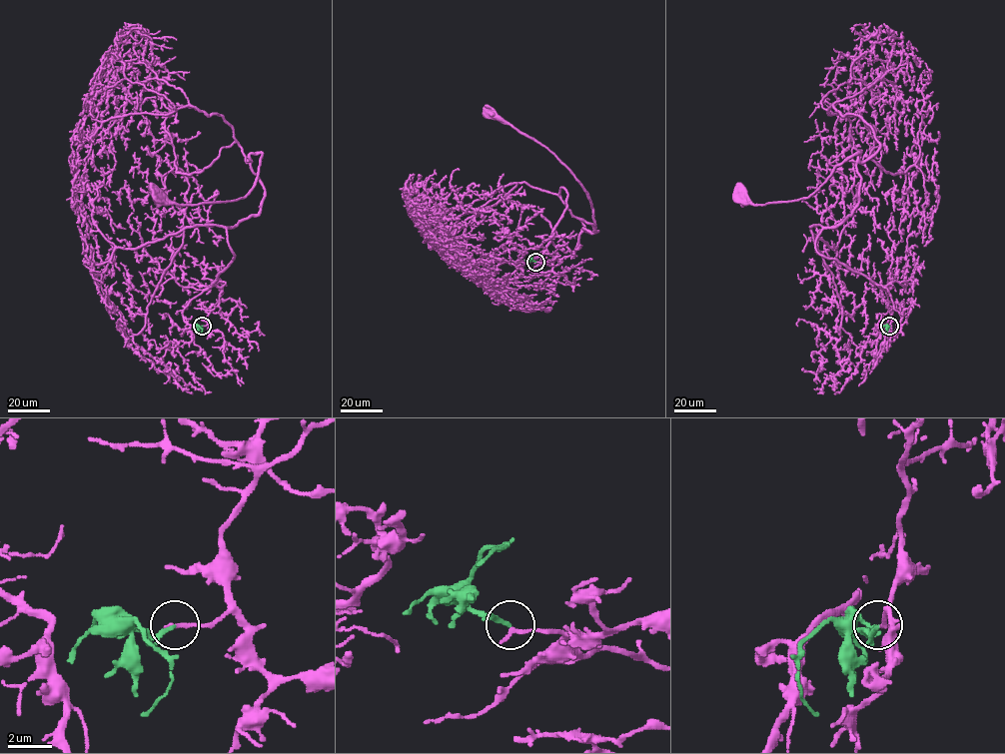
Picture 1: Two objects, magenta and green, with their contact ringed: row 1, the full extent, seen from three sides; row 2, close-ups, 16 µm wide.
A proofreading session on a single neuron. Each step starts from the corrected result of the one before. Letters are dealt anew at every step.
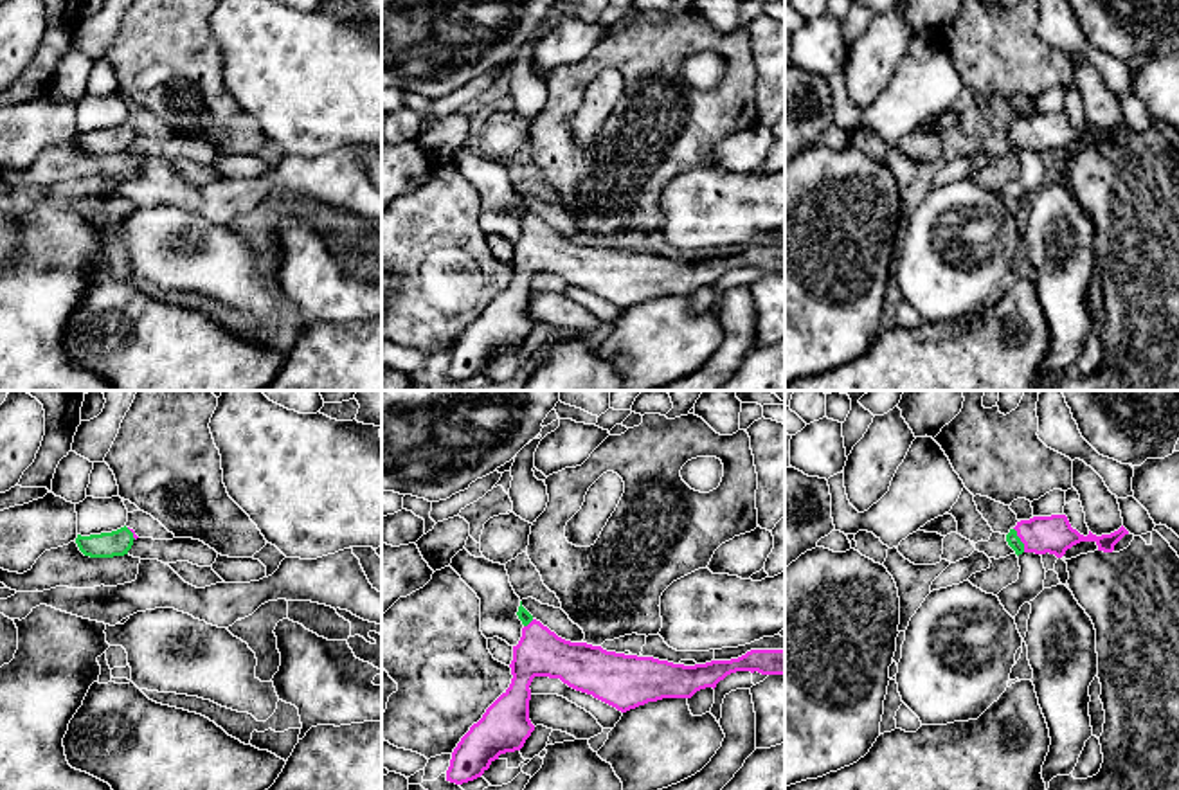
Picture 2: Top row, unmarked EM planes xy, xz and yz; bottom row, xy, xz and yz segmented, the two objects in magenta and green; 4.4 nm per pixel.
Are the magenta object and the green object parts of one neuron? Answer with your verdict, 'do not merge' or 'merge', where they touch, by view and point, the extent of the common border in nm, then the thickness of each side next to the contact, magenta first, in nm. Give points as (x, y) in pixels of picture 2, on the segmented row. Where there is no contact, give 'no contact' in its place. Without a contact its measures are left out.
merge; meets magenta in yz at (1021, 540); contact 120 nm long; 170 nm thick on the magenta side, 60 nm on the other

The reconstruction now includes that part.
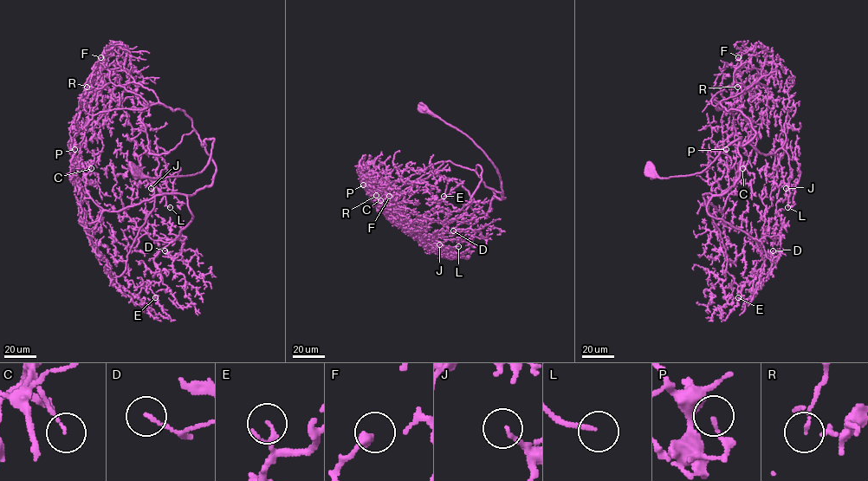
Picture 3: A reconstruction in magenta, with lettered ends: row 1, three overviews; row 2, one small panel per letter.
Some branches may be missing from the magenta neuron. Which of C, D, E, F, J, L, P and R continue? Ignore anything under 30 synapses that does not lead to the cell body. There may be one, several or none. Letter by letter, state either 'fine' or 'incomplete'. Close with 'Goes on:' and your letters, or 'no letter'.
C: fine
D: fine
E: fine
F: incomplete
J: fine
L: incomplete
P: fine
R: fine
Goes on: F, L

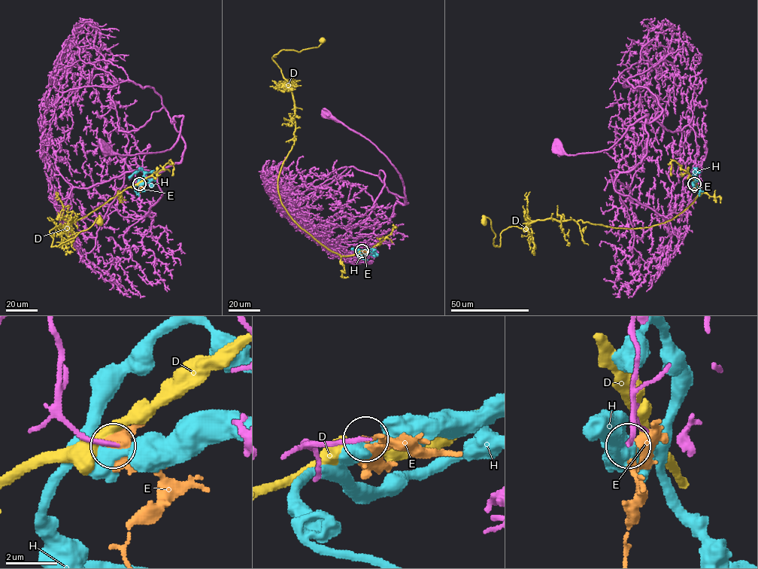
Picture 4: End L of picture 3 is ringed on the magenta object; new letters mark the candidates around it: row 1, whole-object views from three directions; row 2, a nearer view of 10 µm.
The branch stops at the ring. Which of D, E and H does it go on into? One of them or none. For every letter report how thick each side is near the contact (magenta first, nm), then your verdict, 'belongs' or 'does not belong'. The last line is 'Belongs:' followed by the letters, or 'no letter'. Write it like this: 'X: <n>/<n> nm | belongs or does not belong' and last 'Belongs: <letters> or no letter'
D: 240/440 nm | does not belong
E: 200/360 nm | belongs
H: 190/360 nm | does not belong
Belongs: E

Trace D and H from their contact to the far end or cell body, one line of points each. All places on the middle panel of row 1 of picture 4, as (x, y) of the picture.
D: (360, 251), (340, 256), (316, 241), (293, 220), (278, 191), (295, 141), (295, 108), (272, 59), (321, 40)
H: (361, 251), (361, 254), (367, 253), (351, 247)

